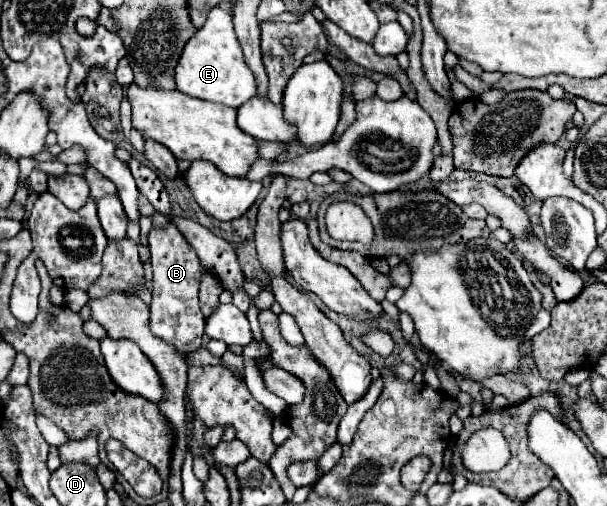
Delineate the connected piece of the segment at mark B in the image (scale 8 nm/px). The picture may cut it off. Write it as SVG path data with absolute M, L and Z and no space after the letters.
M169 222L167 226L153 228L149 232L149 250L151 250L151 266L153 266L153 300L151 300L151 332L169 342L183 356L201 348L205 318L199 310L199 282L197 270L201 270L201 262L195 250L185 242L181 232Z

